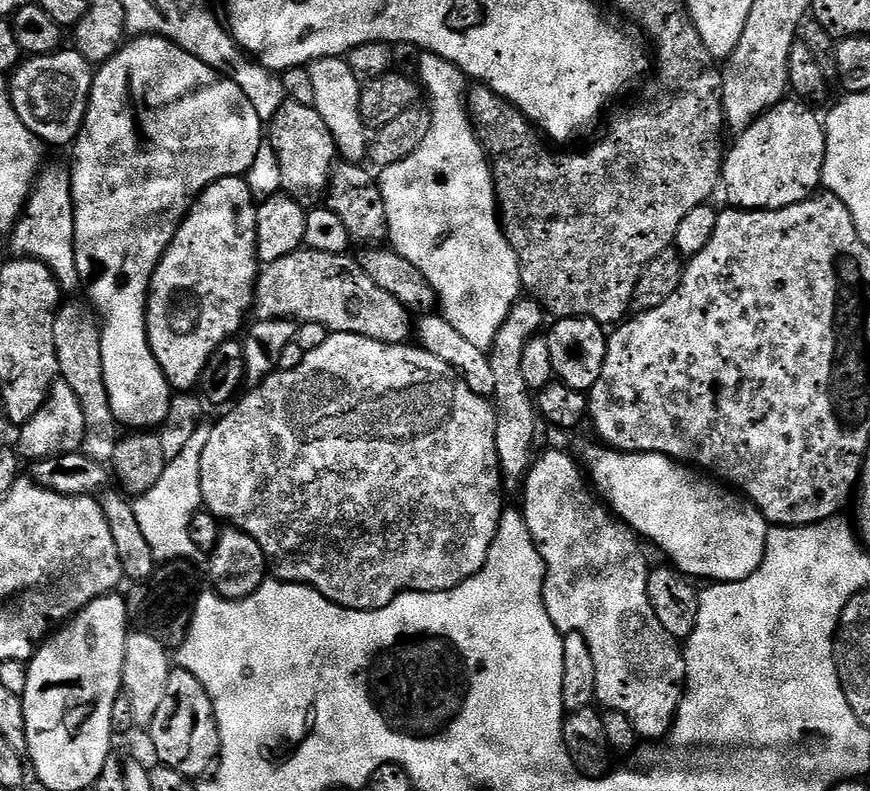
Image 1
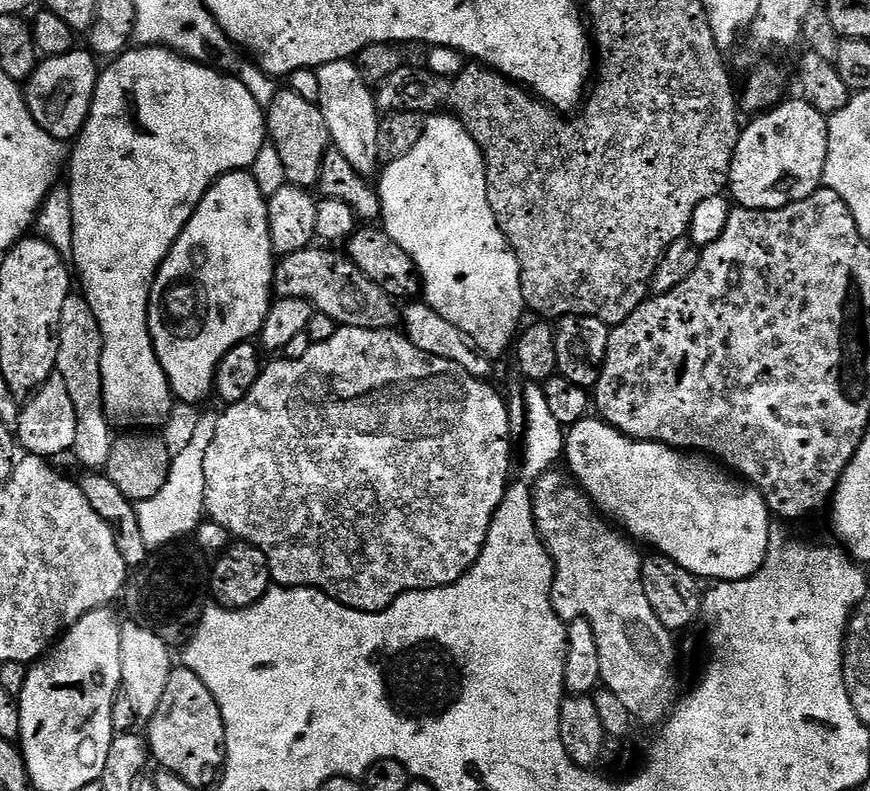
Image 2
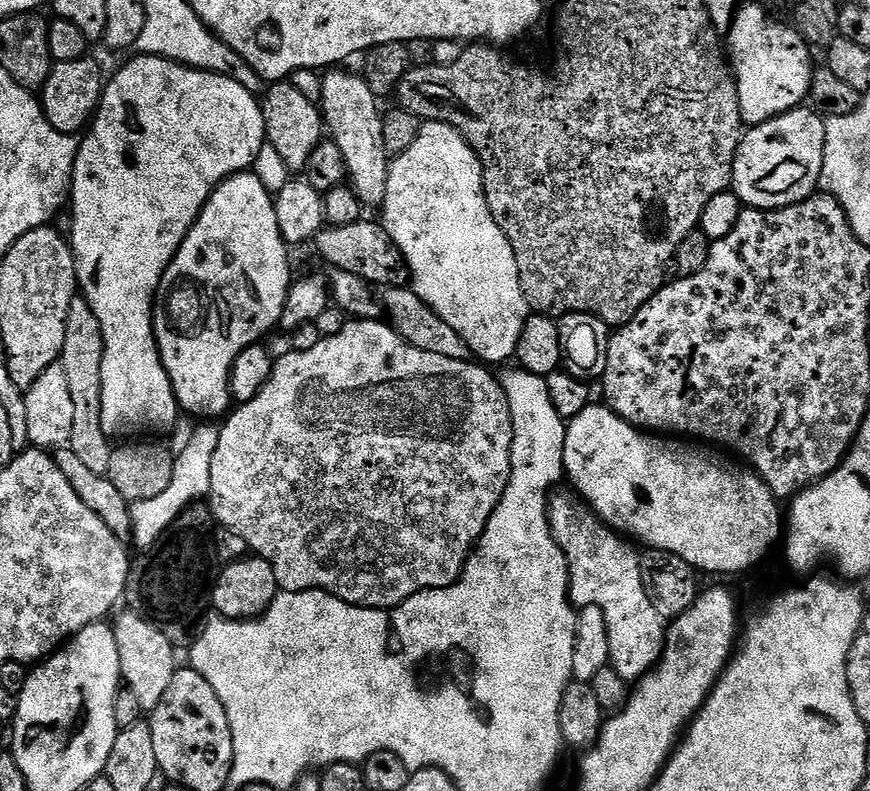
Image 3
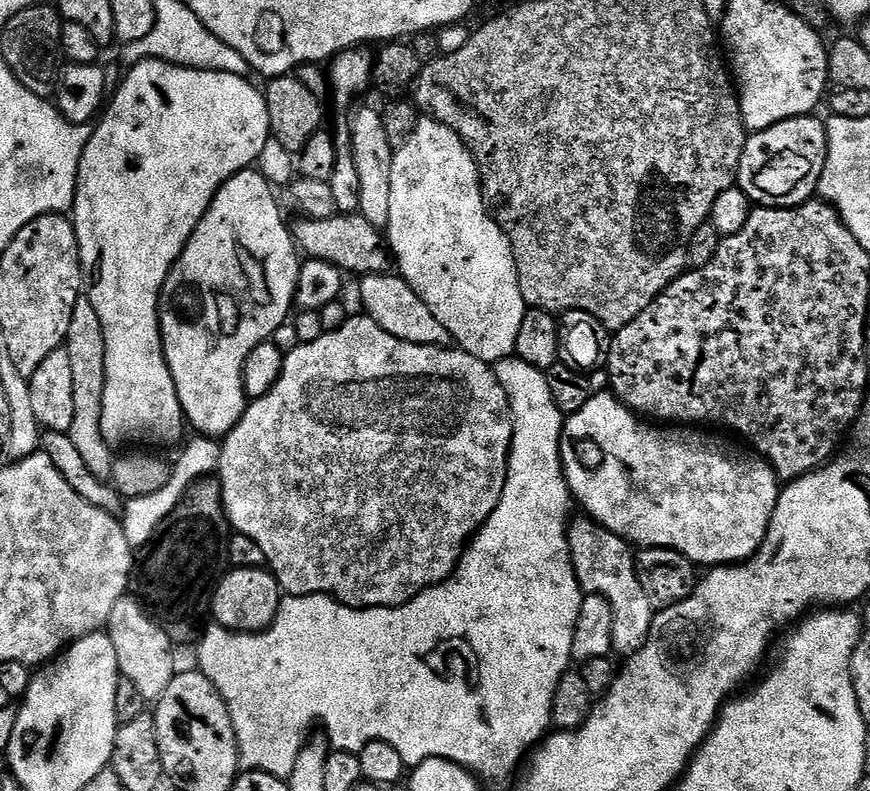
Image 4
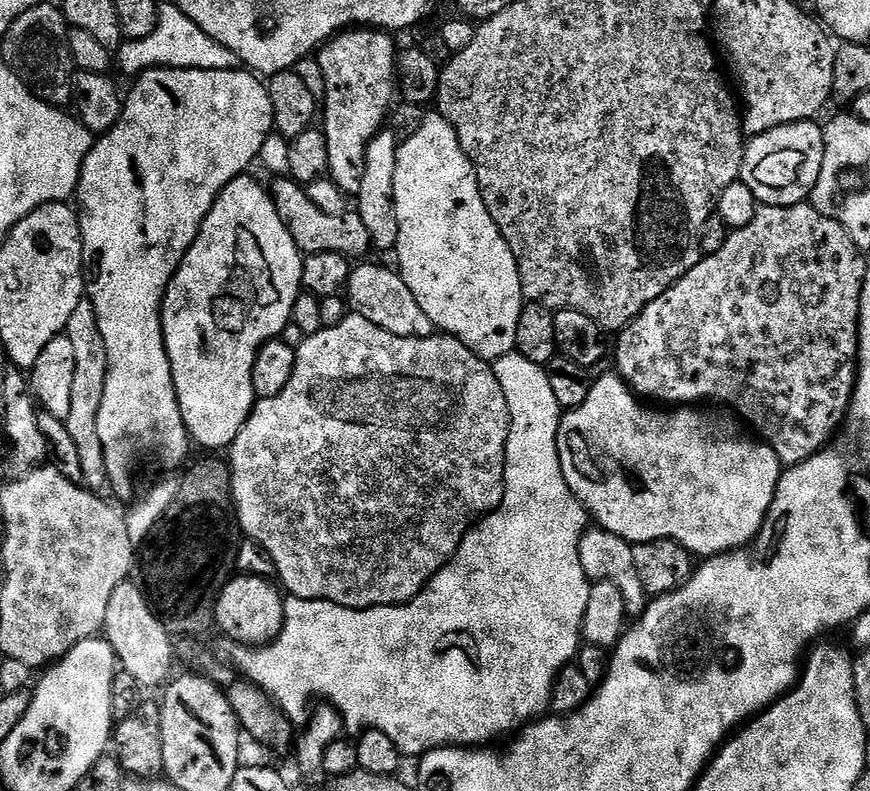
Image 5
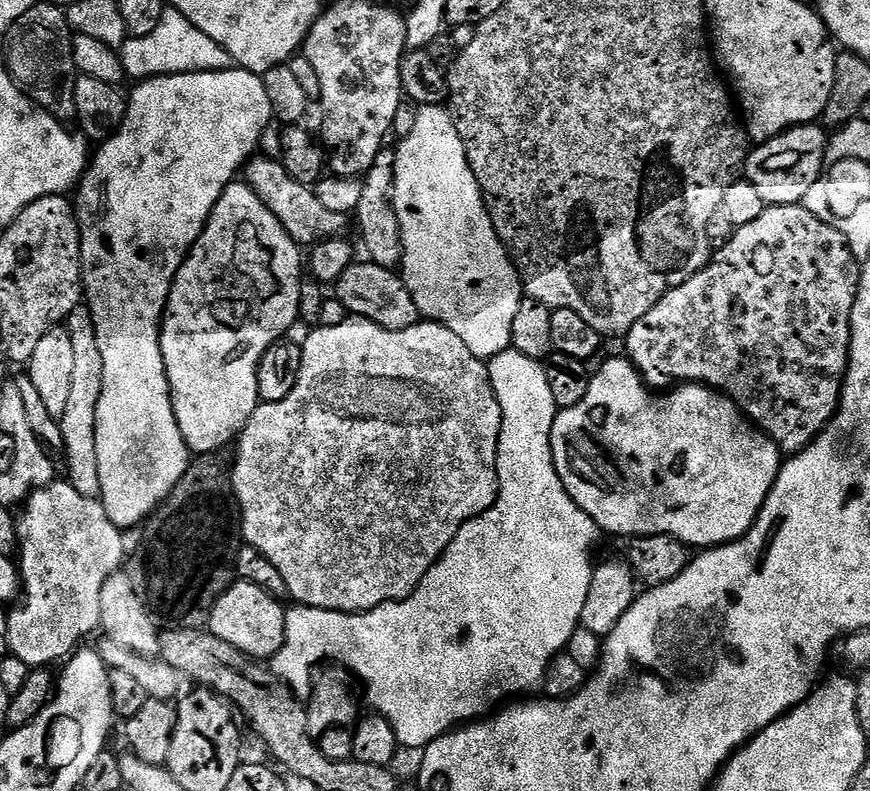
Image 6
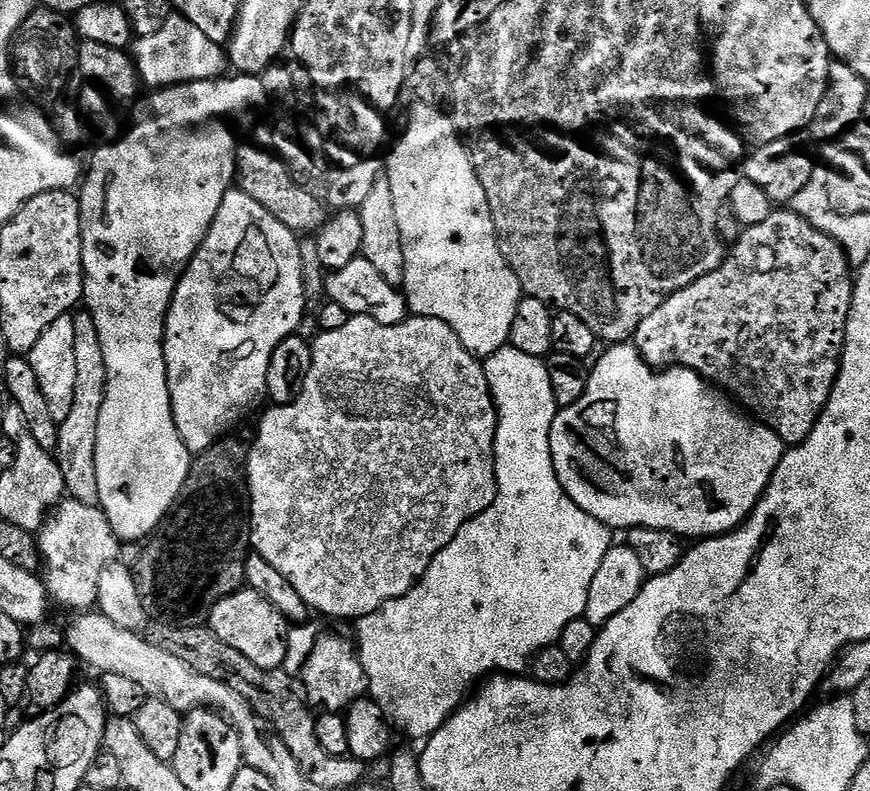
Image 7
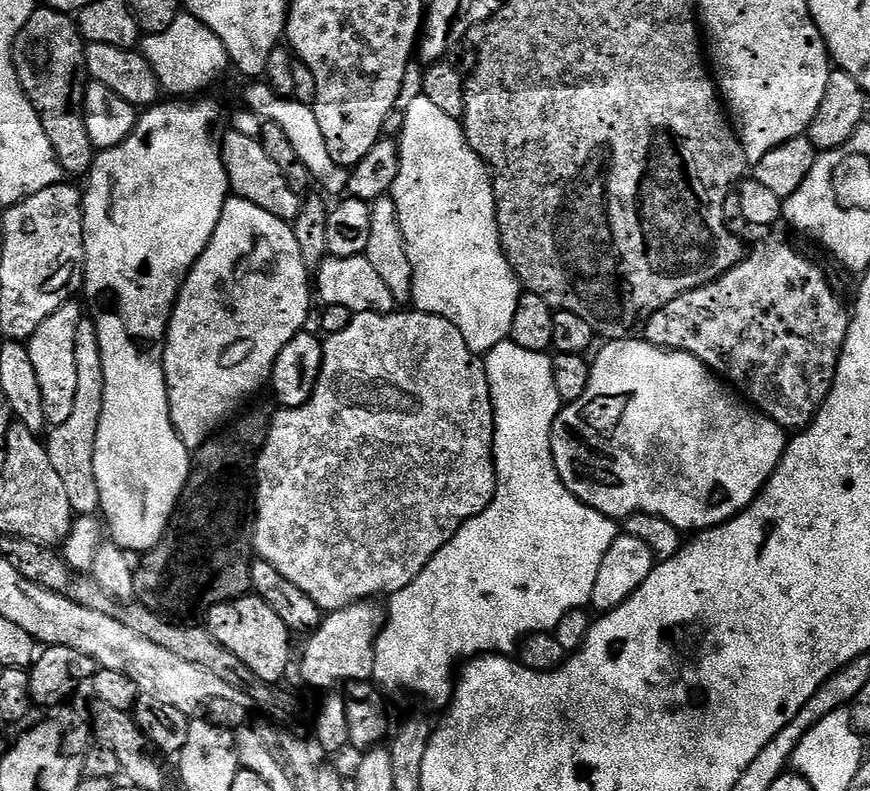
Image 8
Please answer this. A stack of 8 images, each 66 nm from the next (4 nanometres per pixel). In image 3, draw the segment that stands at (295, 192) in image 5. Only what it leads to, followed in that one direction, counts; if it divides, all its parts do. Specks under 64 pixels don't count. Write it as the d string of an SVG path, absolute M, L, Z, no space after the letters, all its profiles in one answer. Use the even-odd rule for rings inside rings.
M362 218L350 226L337 228L325 226L316 235L314 247L317 254L328 263L331 269L357 275L371 286L380 284L381 289L402 288L409 283L408 263L404 260L402 250L390 238L383 223L376 221L375 224L368 218Z

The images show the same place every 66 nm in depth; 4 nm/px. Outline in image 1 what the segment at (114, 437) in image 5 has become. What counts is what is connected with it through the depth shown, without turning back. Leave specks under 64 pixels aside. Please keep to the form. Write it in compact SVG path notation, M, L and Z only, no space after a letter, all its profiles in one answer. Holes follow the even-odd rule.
M138 36L129 39L121 47L120 51L114 53L106 63L95 69L92 78L92 89L90 90L90 102L86 110L84 125L78 135L75 144L71 145L72 164L72 201L74 202L74 242L76 243L76 265L81 281L88 284L88 296L91 307L94 309L102 327L100 330L100 341L102 342L102 370L106 390L110 394L110 410L114 410L114 418L125 429L128 430L156 430L161 427L170 410L171 400L174 392L168 383L168 379L162 374L154 354L150 350L148 341L148 287L152 281L154 270L158 262L164 257L164 252L170 246L170 242L176 236L176 231L188 215L200 193L205 192L214 182L218 182L227 176L244 176L248 173L254 158L258 155L259 146L266 136L265 125L258 118L258 110L230 82L225 76L214 71L206 62L198 62L194 54L186 54L177 44L163 40L161 36Z

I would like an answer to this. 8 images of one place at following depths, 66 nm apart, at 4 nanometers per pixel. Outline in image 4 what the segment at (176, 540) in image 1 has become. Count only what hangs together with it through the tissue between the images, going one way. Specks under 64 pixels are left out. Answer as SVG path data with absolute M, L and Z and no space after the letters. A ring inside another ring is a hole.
M212 438L195 439L192 441L189 439L183 445L183 447L185 446L184 453L171 465L169 481L162 490L157 490L154 494L146 494L145 497L134 497L123 505L122 523L126 541L132 549L138 550L146 542L150 542L154 530L158 530L158 526L167 518L170 510L174 510L174 506L178 506L178 502L188 493L191 484L196 483L197 480L211 477L219 469L221 445Z

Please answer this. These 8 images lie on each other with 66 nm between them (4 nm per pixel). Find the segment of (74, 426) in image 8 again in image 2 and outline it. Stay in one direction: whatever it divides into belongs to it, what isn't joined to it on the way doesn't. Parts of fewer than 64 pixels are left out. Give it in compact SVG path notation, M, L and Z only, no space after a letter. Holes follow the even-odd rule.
M70 294L66 298L66 306L62 306L60 345L58 346L55 375L60 376L62 382L66 382L70 402L74 402L74 414L78 414L78 438L74 456L77 456L88 467L85 468L88 470L106 468L114 441L114 425L108 418L108 411L104 408L103 349L102 330L98 326L98 318L94 318L94 310L90 310L83 295Z

